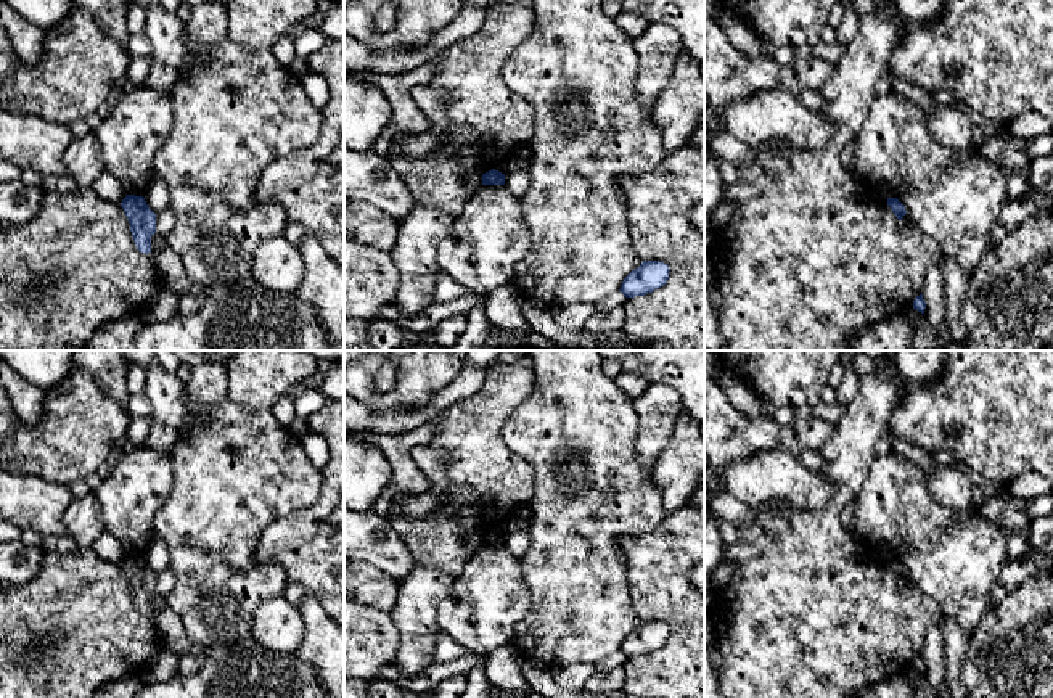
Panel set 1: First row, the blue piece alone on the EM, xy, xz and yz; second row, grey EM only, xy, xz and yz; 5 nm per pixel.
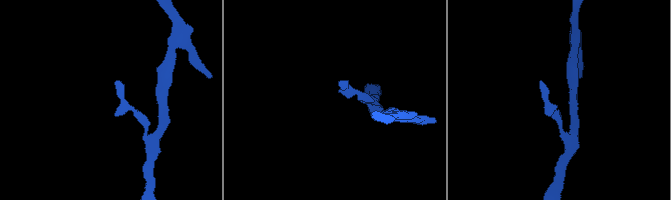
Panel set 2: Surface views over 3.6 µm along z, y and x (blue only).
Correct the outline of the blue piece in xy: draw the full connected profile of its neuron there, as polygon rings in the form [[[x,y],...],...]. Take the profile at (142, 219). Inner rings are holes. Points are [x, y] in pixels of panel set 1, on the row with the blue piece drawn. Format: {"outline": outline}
{"outline": [[[127,195],[121,207],[124,209],[135,246],[140,253],[151,253],[151,236],[156,233],[156,214],[148,207],[143,196]]]}

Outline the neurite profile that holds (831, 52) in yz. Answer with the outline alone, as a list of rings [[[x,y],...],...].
[[[820,42],[815,47],[812,47],[813,56],[823,58],[823,60],[833,63],[833,64],[838,64],[844,53],[846,53],[846,47],[838,45],[838,43]]]

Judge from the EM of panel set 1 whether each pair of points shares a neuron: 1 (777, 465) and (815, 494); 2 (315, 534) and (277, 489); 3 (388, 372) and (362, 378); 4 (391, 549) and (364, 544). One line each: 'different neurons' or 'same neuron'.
1: same neuron
2: different neurons
3: different neurons
4: same neuron

